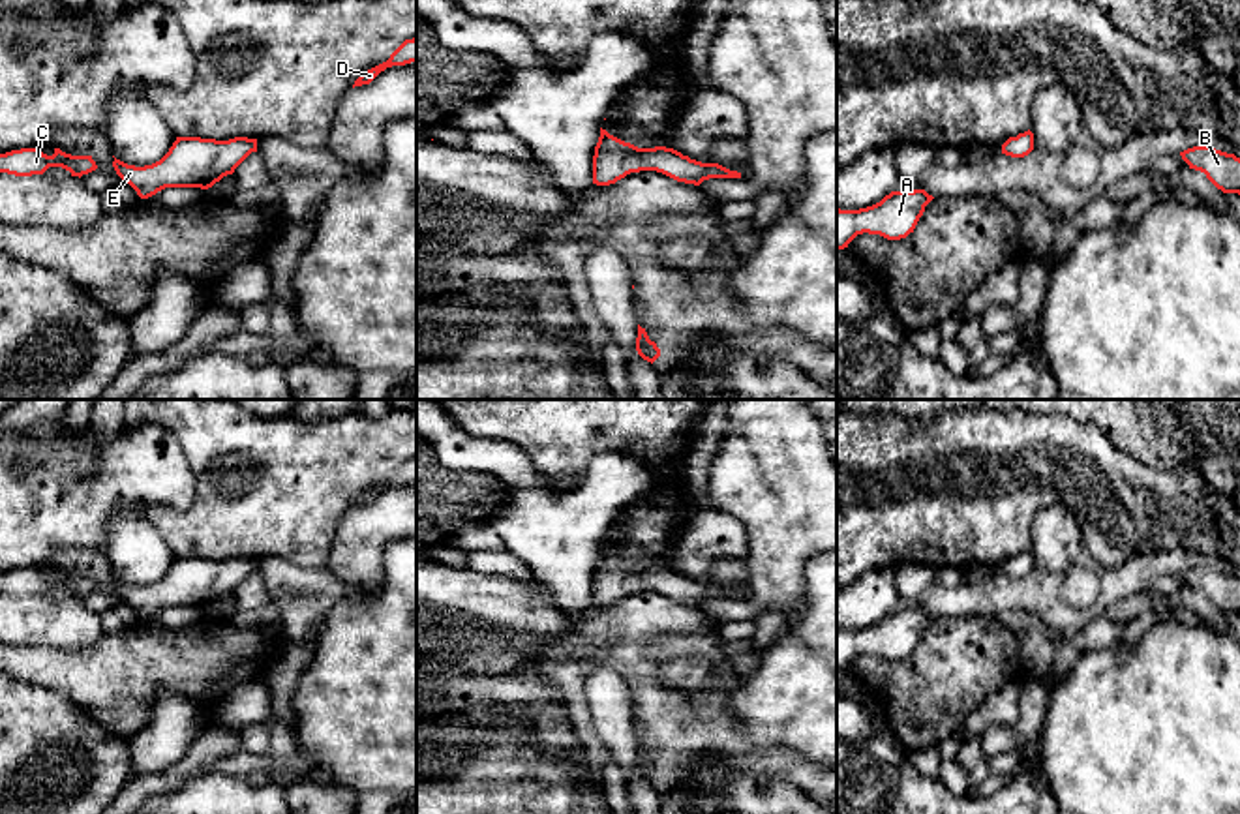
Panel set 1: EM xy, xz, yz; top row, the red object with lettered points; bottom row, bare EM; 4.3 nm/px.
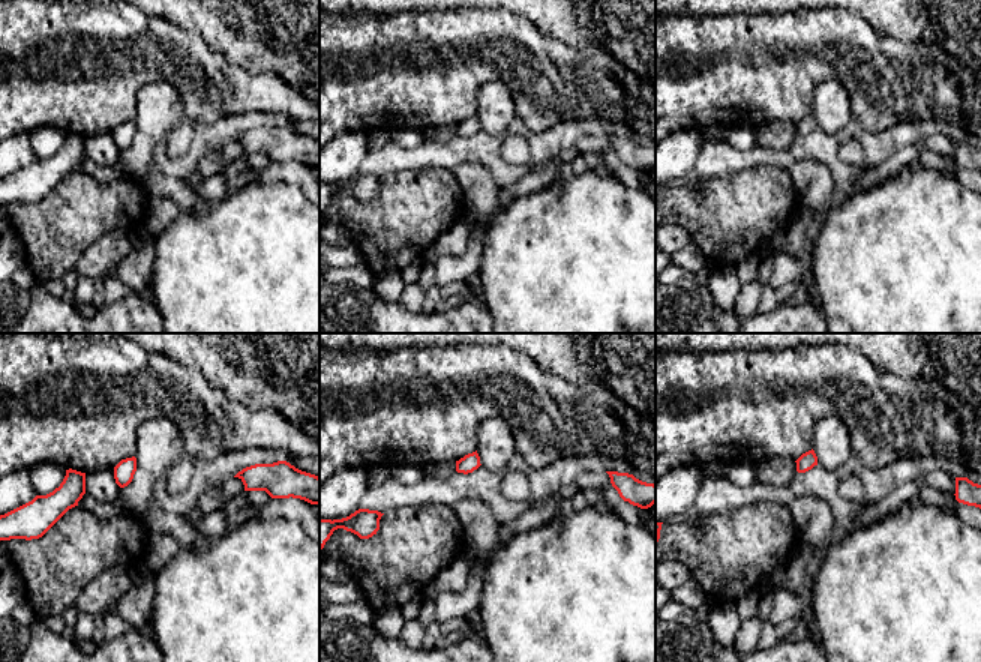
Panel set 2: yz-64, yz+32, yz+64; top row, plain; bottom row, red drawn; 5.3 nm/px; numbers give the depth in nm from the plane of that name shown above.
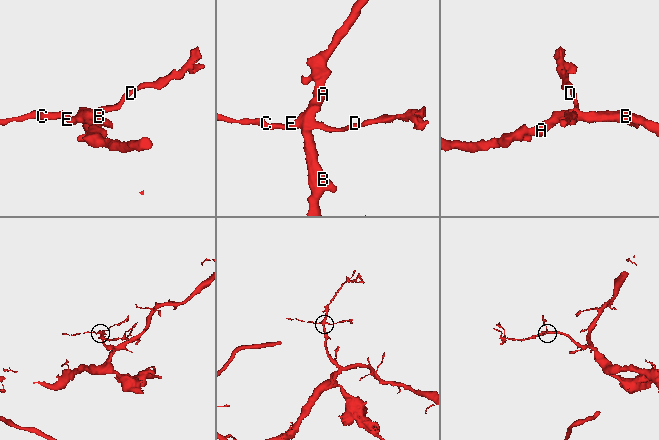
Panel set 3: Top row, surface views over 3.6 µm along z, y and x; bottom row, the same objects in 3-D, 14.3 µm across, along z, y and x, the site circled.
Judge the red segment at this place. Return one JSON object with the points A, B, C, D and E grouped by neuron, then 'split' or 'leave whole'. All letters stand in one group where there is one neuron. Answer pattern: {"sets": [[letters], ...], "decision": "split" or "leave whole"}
{"sets": [["A", "B", "C", "D", "E"]], "decision": "leave whole"}

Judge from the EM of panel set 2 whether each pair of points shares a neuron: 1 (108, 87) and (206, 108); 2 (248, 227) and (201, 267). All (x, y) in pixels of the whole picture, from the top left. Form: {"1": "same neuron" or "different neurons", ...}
{"1": "same neuron", "2": "same neuron"}

